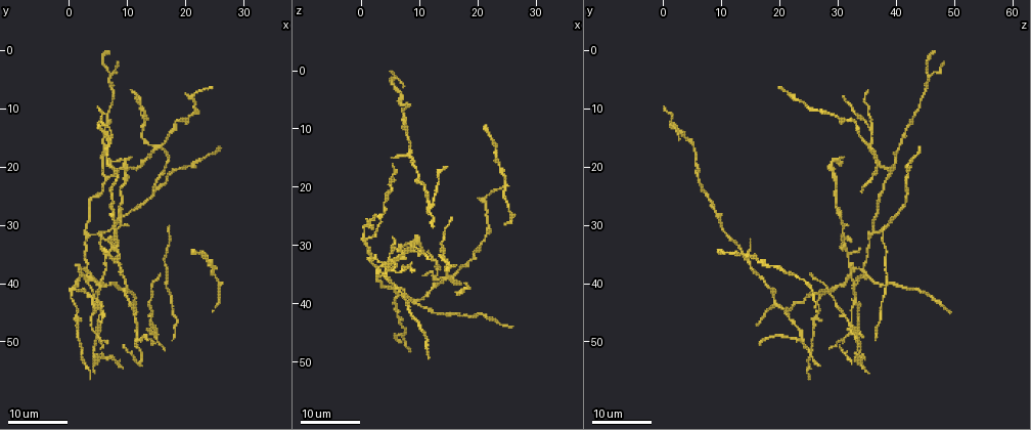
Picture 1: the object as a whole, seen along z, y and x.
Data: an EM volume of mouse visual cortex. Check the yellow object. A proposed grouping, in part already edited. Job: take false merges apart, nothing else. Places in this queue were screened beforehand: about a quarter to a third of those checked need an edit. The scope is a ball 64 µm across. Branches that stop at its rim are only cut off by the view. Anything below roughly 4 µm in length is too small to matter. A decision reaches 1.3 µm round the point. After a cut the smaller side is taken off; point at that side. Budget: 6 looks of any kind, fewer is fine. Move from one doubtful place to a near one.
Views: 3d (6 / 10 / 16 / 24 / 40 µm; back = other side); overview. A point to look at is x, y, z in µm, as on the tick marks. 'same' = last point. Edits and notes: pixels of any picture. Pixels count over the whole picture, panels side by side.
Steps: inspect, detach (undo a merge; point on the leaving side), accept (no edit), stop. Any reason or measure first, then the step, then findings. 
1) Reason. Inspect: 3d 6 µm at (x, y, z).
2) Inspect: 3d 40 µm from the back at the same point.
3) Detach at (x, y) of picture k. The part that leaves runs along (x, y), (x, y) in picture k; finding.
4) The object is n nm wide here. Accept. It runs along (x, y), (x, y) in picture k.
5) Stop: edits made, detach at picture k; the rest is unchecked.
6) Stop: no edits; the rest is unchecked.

Three-way junction. Inspect: 3d 16 µm at (7.0, 5.0, 45.0).

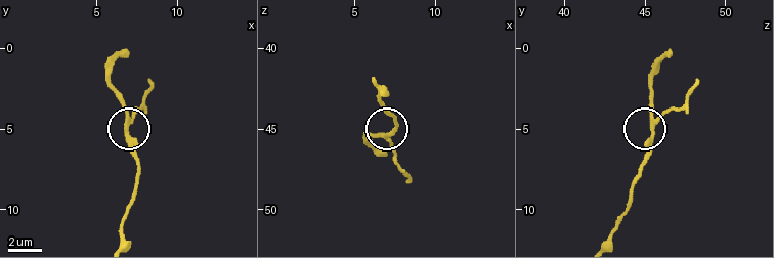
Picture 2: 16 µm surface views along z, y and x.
Inspect: 3d 6 µm at (6.9, 4.6, 45.4).

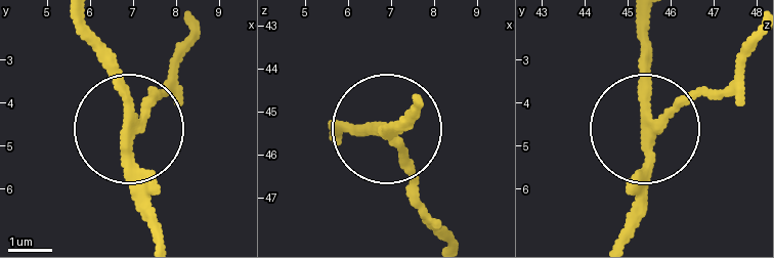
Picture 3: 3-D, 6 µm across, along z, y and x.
3 arms meet here. Detach at (154, 104) of picture 3. The part that leaves runs along (129, 153), (191, 25) in picture 3; a second neuron is stuck on.

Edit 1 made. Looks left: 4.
Inspect: overview.

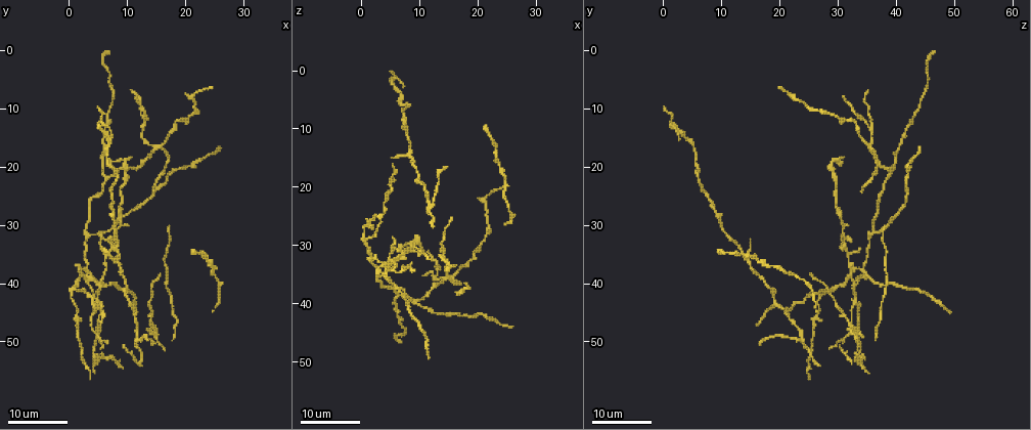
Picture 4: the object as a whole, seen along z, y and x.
Three arms meet. Inspect: 3d 16 µm at (12.5, 13.0, 36.0).

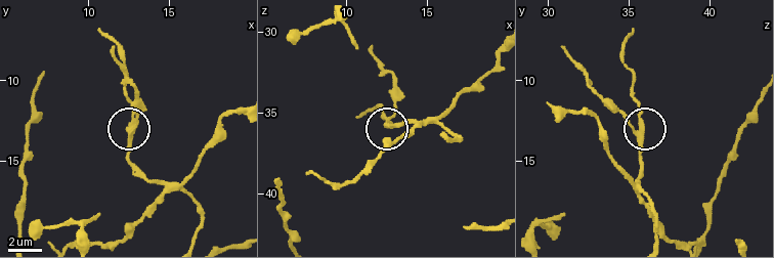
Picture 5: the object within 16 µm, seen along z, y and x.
Zoom in. Inspect: 3d 10 µm at (12.6, 13.1, 35.6).

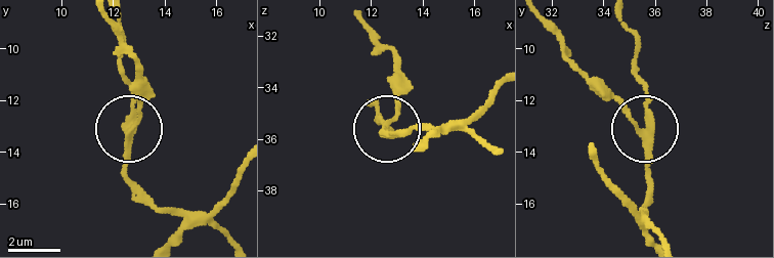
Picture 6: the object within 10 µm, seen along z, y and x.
3 arms meet here. Accept. It runs along (652, 237), (647, 91), (634, 65), (634, 47) in picture 6; all the same neuron.

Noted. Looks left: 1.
Stop: edits made, detach at picture 3; the rest is unchecked.

